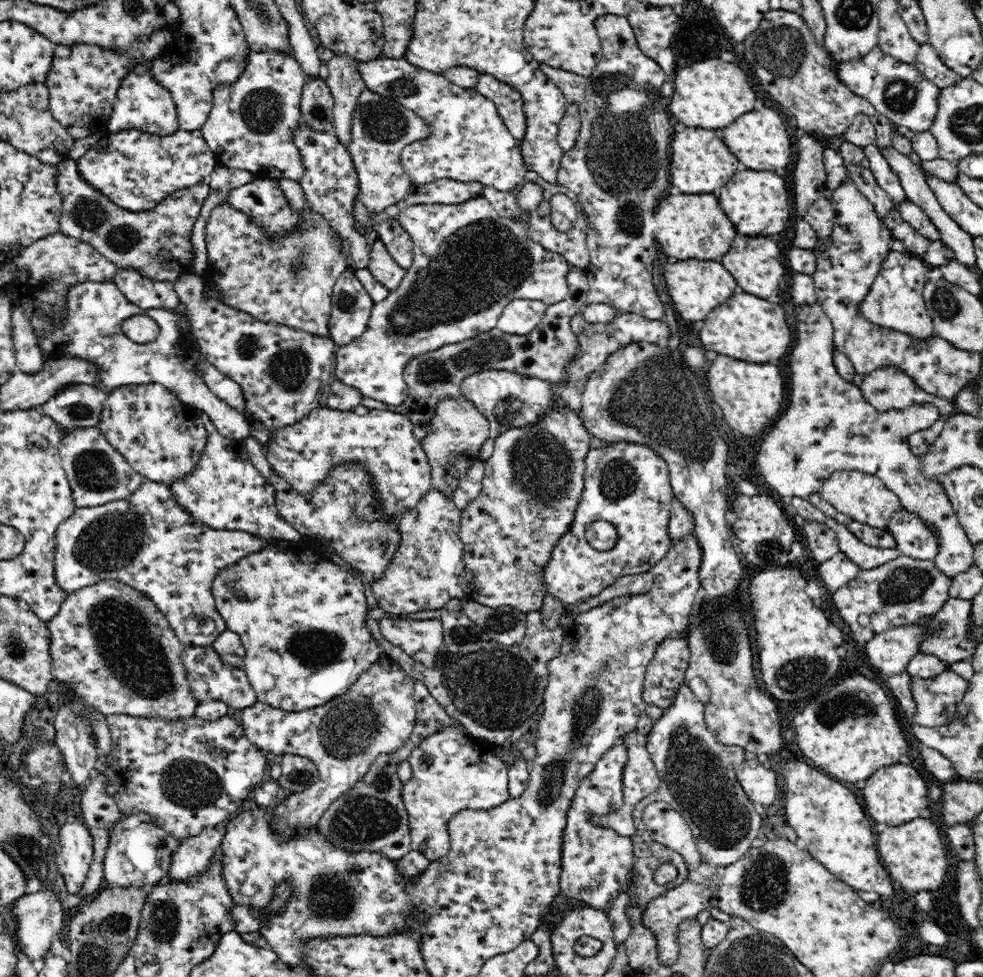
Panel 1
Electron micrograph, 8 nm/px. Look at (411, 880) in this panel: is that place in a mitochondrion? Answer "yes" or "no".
no

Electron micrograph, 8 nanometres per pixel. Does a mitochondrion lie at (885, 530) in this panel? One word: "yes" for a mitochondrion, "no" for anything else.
no

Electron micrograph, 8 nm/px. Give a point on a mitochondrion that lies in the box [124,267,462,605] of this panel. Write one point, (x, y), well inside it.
(290, 367)

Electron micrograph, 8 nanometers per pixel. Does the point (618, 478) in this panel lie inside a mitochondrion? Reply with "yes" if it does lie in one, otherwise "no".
yes

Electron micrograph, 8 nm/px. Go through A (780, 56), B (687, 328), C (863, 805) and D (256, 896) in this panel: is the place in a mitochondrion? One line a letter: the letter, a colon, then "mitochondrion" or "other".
A: mitochondrion
B: other
C: other
D: other

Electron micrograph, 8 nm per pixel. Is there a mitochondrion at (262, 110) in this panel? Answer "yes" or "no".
yes

